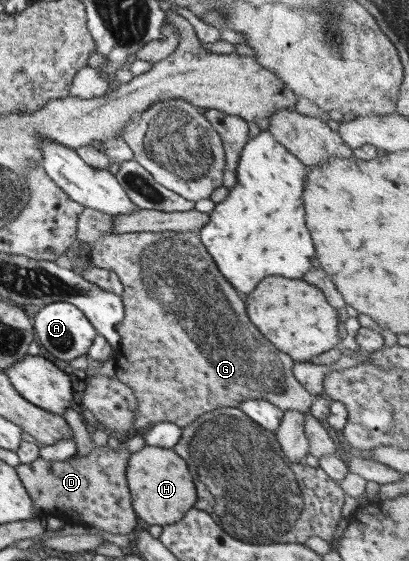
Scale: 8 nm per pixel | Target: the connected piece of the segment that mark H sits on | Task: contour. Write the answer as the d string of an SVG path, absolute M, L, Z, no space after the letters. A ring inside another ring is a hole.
M143 446L129 455L125 467L125 478L134 513L150 525L172 525L196 501L195 483L186 462L172 449Z

